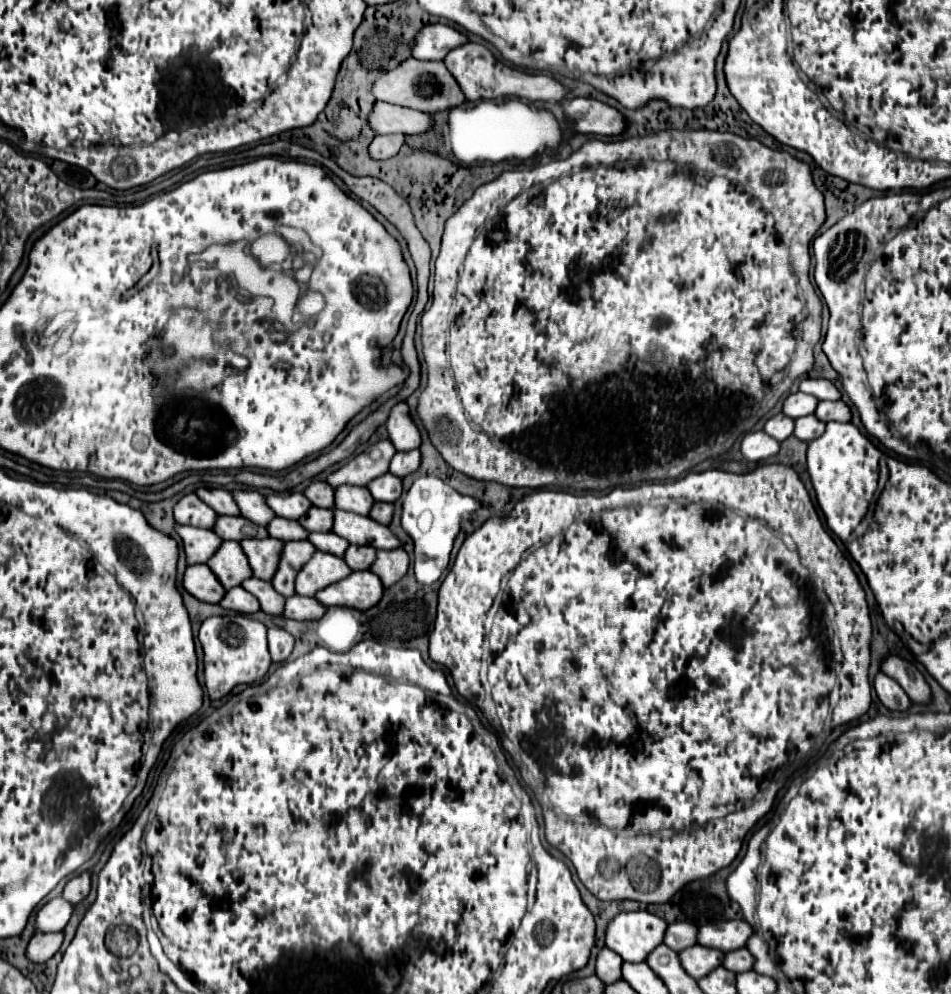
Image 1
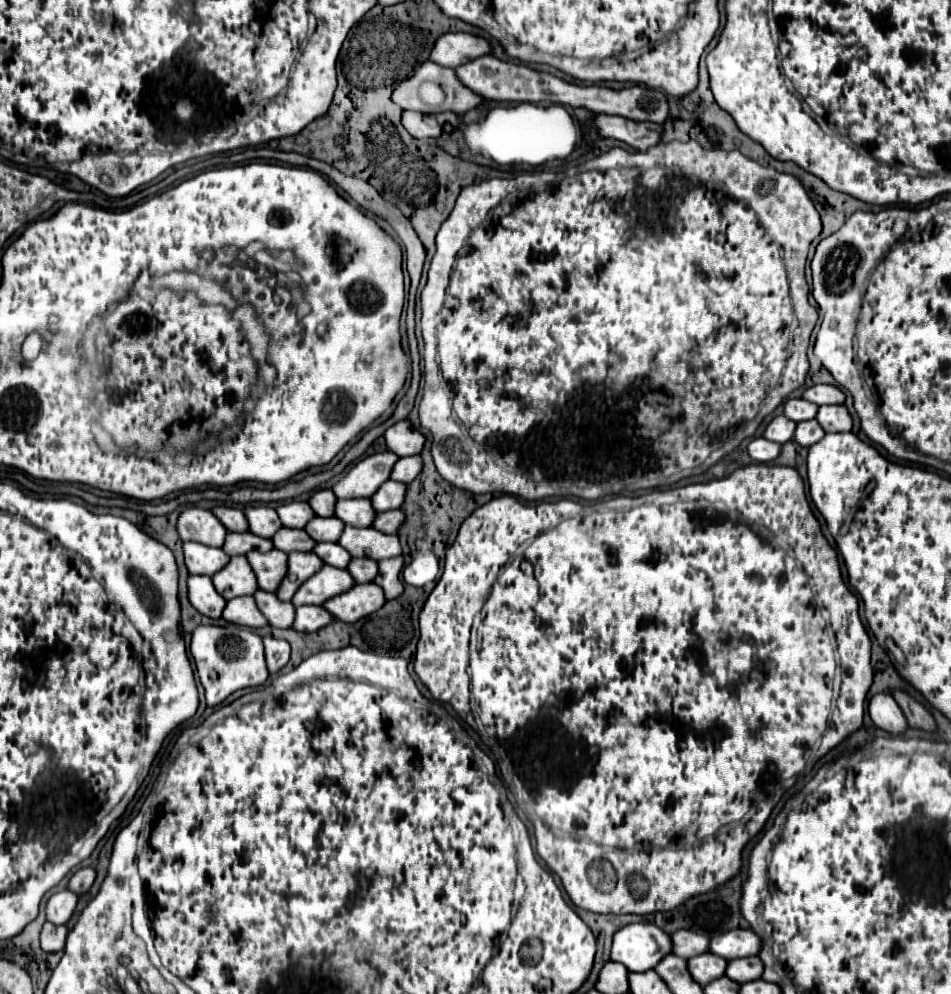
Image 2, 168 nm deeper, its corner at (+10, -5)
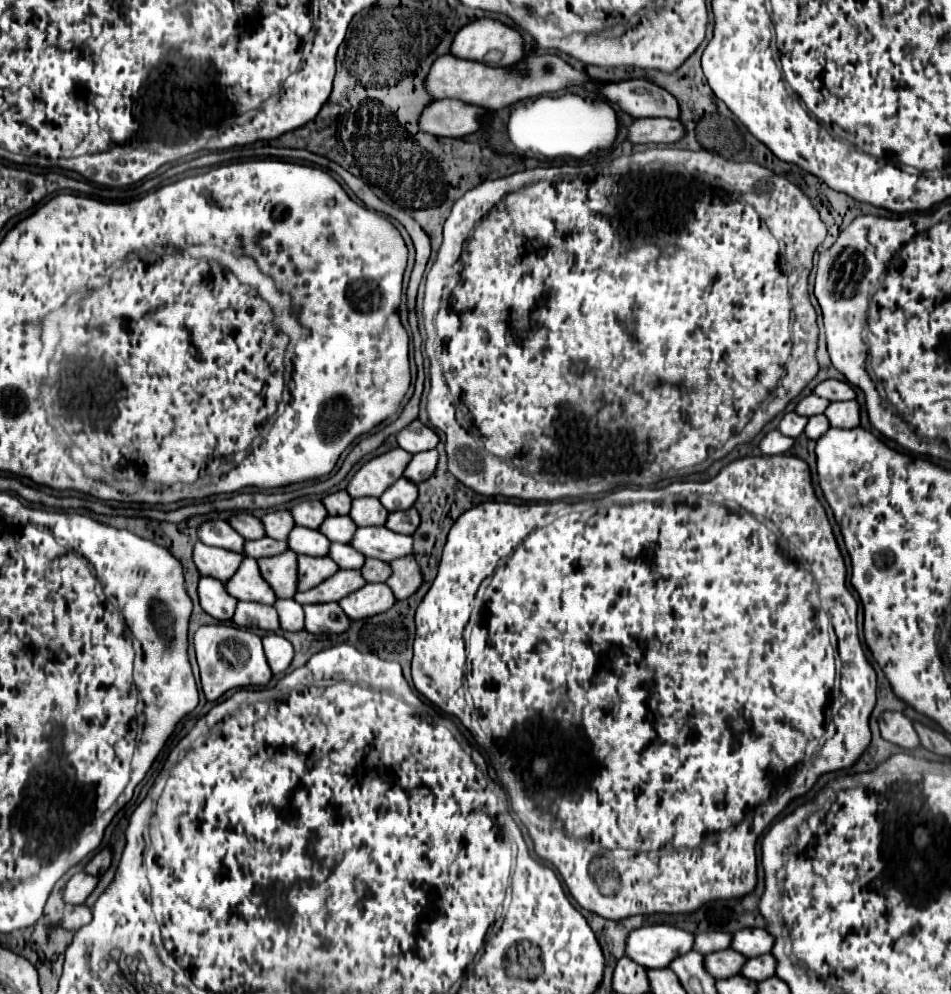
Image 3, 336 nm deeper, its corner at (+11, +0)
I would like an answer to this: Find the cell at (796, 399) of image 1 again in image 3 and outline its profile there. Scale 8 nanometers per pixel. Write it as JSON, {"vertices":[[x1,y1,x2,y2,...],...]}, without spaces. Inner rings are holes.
{"vertices":[[808,395,808,397,804,397,800,403,798,403,798,407,796,407,796,413,798,415,806,415,806,417,812,417,812,415,820,415,820,413,824,413,826,411,826,407,828,407,828,399,822,399,822,397,818,397,818,395]]}

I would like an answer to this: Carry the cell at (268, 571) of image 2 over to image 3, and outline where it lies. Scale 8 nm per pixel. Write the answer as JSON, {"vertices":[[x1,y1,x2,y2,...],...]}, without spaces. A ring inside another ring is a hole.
{"vertices":[[286,551,276,557,260,559,260,573,280,599,292,599,296,595,296,559,294,551]]}

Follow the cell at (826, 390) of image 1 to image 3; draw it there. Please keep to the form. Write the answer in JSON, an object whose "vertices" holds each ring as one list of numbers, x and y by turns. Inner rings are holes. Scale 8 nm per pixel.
{"vertices":[[828,379,828,381,822,381,816,385,814,393,818,397,824,397,828,401,850,401,850,399,856,399,856,393,852,389,850,383,846,381,834,381,834,379]]}

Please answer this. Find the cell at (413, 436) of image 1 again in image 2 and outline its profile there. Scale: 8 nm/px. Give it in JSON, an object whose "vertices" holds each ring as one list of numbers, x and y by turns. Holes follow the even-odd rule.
{"vertices":[[399,420,385,430,385,442,397,456,413,456,421,452,425,438,421,432,411,428,409,420]]}

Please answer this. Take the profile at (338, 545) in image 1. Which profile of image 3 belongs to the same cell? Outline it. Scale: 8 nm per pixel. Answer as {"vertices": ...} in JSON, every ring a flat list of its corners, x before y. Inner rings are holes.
{"vertices":[[332,543,330,557,340,565,340,569,360,569,366,561,364,555,360,555,352,545]]}

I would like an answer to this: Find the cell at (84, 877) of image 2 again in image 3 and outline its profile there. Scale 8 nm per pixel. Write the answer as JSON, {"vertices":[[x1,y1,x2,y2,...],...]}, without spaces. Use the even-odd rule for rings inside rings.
{"vertices":[[106,847,100,853,96,853,94,859,86,865,86,873,90,873,90,875,102,875,110,867,110,863,112,863,112,849]]}

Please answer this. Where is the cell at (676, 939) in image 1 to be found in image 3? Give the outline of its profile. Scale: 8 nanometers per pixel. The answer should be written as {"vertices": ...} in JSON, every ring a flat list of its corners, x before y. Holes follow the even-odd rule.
{"vertices":[[710,931,710,933,698,933,696,941,694,941,694,951,708,955,714,951,722,951,728,949,732,941,732,935,722,933,722,931]]}

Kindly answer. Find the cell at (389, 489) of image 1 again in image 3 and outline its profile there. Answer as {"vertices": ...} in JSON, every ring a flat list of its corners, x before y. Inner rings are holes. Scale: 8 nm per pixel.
{"vertices":[[400,479,396,481,392,487,388,487,388,491,380,497,382,505,394,513,394,511,406,511,410,509,418,499,418,489,416,489,416,483,408,481,408,479]]}

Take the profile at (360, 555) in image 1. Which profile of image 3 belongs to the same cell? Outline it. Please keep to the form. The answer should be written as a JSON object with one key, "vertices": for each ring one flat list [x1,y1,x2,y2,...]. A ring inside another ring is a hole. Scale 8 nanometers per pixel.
{"vertices":[[366,559,364,567,360,571,362,571,362,575,364,575,364,579,368,583,376,583,376,581,382,583,382,581,388,579,388,575,392,575,390,565,384,563,384,561,380,561,380,559]]}

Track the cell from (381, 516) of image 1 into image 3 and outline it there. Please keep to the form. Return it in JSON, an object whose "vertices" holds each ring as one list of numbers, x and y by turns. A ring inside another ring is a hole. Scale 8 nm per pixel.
{"vertices":[[412,507,408,511,396,511,388,515,386,527,394,533,402,533,402,535,412,535,420,525,420,515,418,511]]}

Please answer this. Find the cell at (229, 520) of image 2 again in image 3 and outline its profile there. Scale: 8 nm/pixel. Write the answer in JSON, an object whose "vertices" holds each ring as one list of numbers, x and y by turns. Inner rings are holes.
{"vertices":[[238,513,230,519,230,525,232,529,236,529,244,539,252,541,252,539,262,539,266,537,266,531,264,531,264,525,260,519,256,519,254,515,250,513]]}

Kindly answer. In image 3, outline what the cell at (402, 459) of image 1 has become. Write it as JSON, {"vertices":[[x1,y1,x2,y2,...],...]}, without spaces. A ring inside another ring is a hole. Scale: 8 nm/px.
{"vertices":[[436,449,416,453,414,459,410,461,410,465,406,467,404,477,414,483,422,483,424,479,432,477,432,473,436,471,436,465,438,465,438,451]]}

